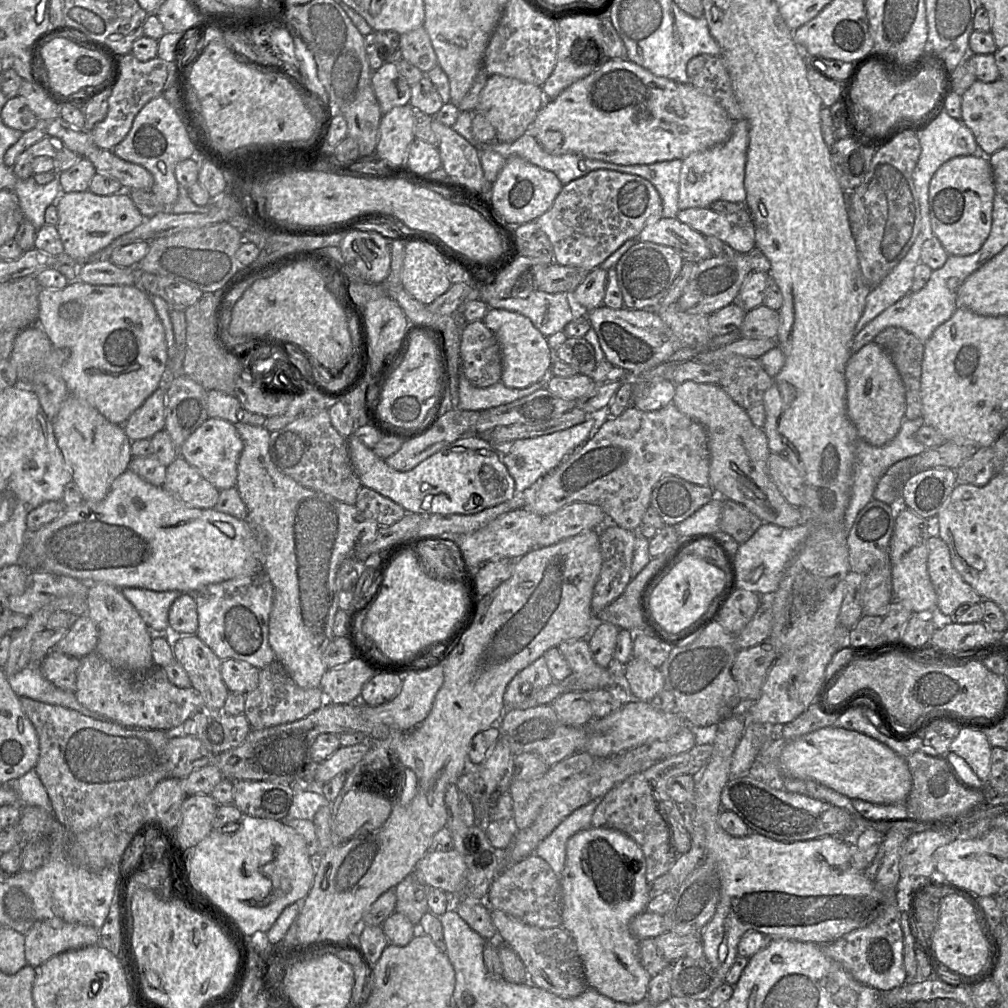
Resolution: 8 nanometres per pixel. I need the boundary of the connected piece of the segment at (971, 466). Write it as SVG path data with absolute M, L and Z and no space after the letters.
M983 447L964 463L956 472L956 484L985 486L996 474L994 470L994 448Z

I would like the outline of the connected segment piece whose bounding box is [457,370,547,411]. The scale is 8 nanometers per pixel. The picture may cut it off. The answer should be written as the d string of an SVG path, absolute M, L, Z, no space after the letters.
M462 370L459 377L459 404L457 409L483 411L508 404L545 387L546 380L547 378L525 388L509 388L501 381L481 388L472 385Z

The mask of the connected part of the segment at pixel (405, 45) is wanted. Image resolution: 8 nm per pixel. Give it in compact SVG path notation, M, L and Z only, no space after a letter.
M423 26L400 35L402 58L423 73L438 65L430 37Z

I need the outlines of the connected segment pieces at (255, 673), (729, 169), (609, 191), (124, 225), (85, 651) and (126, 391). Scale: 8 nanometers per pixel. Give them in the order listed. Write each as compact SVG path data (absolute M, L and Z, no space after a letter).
M234 659L222 661L222 679L230 693L248 694L259 683L260 669Z
M745 119L735 121L729 139L704 151L695 152L683 159L680 170L678 208L710 208L715 201L723 200L745 204L744 186L749 137Z
M595 170L563 185L551 207L533 220L553 245L554 262L591 271L625 241L662 218L662 201L656 188L638 175Z
M88 190L61 193L55 205L58 212L58 223L55 227L63 244L63 253L70 256L79 266L146 219L133 203L129 192L125 190L106 196Z
M88 615L76 617L67 634L52 649L63 654L82 658L95 651L98 630Z
M80 280L64 288L41 288L38 325L54 348L65 352L61 374L70 395L100 412L109 422L123 425L164 382L168 354L163 325L150 296L135 284L92 285Z

